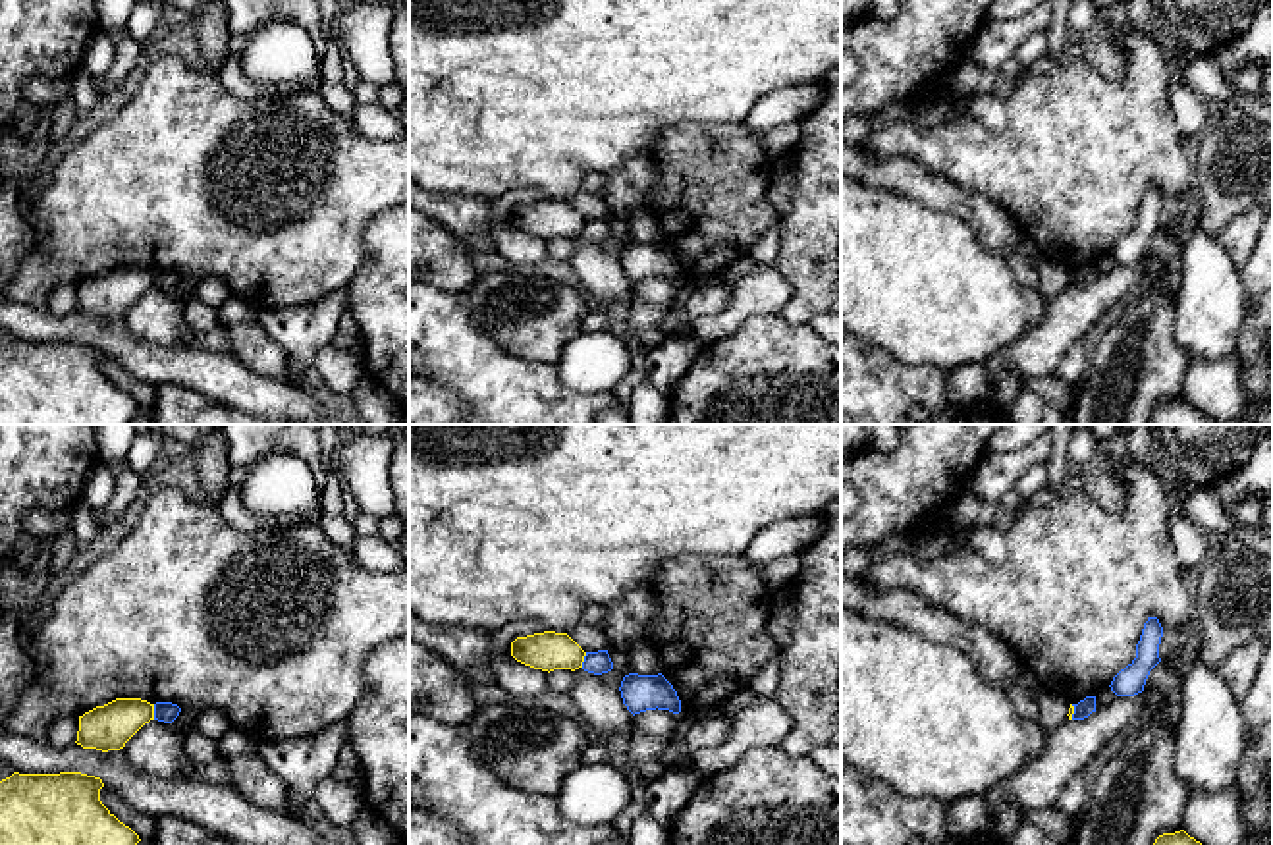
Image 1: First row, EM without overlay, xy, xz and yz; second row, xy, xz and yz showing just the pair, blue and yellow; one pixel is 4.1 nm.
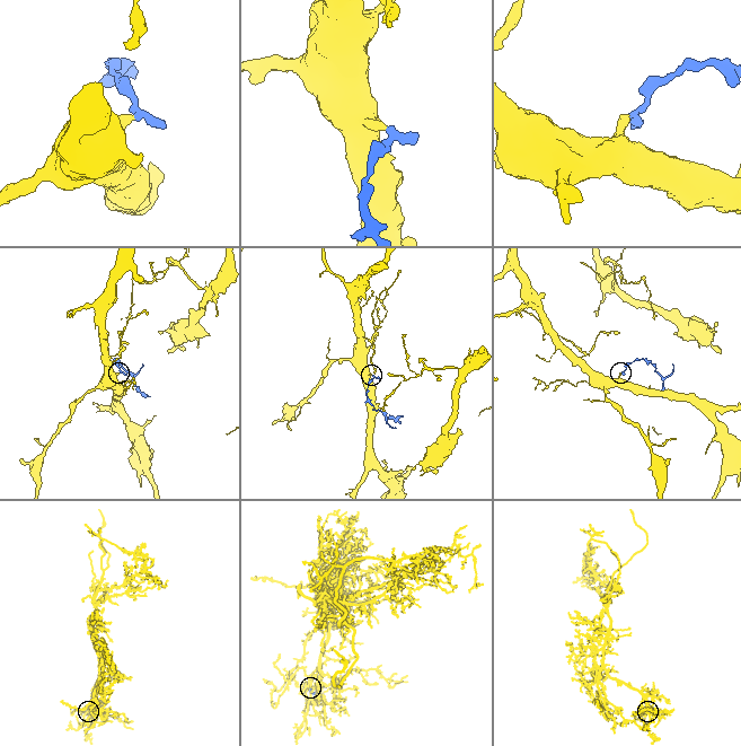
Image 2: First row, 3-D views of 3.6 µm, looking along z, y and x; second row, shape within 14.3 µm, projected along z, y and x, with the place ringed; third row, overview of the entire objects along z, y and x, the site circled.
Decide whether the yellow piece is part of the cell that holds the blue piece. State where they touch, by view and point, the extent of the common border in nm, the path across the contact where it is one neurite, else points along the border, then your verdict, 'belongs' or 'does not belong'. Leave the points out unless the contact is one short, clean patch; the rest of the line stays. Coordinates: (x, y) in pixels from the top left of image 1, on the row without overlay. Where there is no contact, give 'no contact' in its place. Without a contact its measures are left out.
xy (155, 280) | 60 nm | along xy (153, 272), (155, 286) | does not belong

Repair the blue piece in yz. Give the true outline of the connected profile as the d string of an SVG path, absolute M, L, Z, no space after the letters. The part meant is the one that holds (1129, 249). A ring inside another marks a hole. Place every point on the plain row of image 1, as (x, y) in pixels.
M1148 185L1136 212L1136 226L1124 237L1121 237L1109 253L1117 264L1134 264L1144 259L1150 239L1161 230L1161 204L1163 195L1159 187Z

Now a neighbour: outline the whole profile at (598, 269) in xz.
M582 235L575 237L571 264L592 305L608 305L633 291L633 282L623 272L619 259L623 245L617 237L602 243L588 241Z

